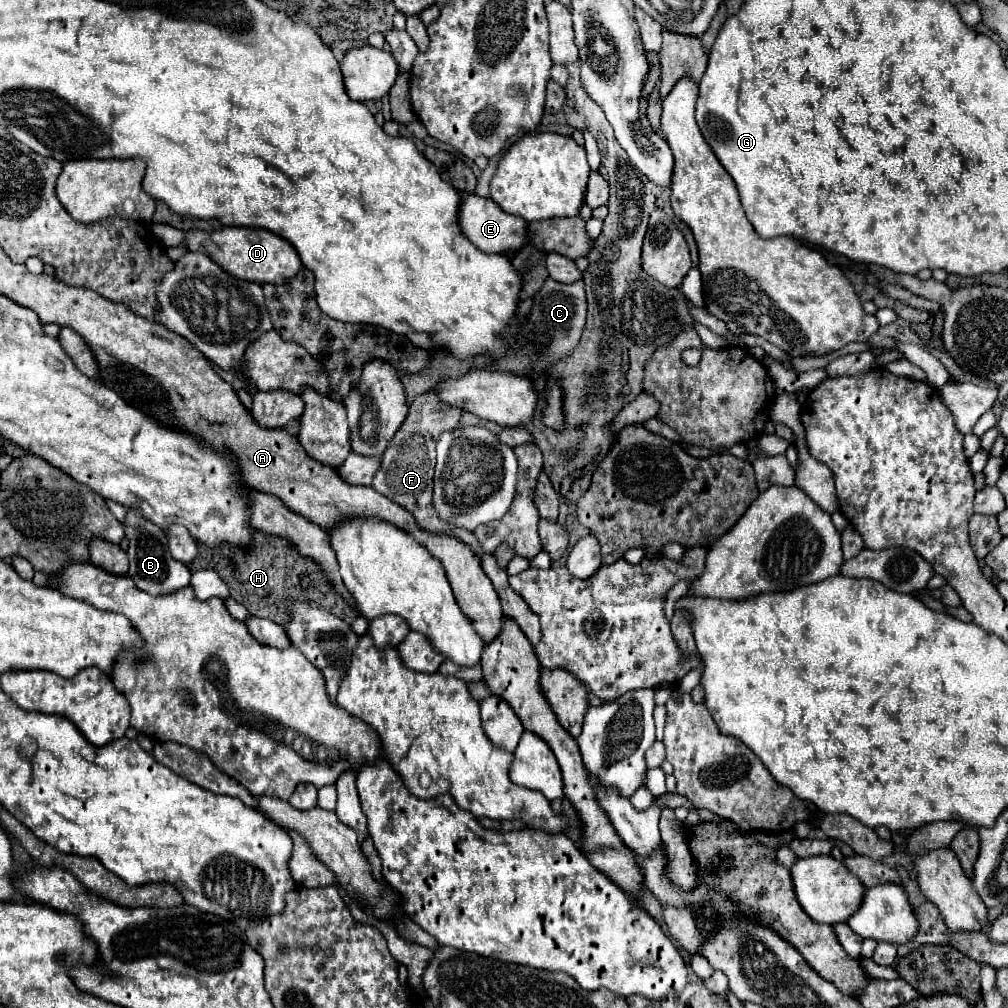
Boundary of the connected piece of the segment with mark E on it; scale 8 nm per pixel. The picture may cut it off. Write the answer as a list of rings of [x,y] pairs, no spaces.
[[[465,194],[461,210],[459,210],[459,224],[463,234],[483,252],[495,254],[515,254],[527,244],[527,222],[519,216],[505,214],[491,198],[481,198],[477,194]]]

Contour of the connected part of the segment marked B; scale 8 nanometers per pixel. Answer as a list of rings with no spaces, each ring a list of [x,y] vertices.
[[[129,510],[127,512],[127,520],[125,520],[125,536],[129,538],[129,578],[133,578],[135,586],[147,594],[153,596],[165,596],[171,592],[177,592],[181,588],[185,588],[189,584],[191,572],[185,564],[181,564],[179,560],[171,558],[169,550],[167,550],[167,534],[163,530],[159,530],[153,522],[145,520],[139,510]]]

